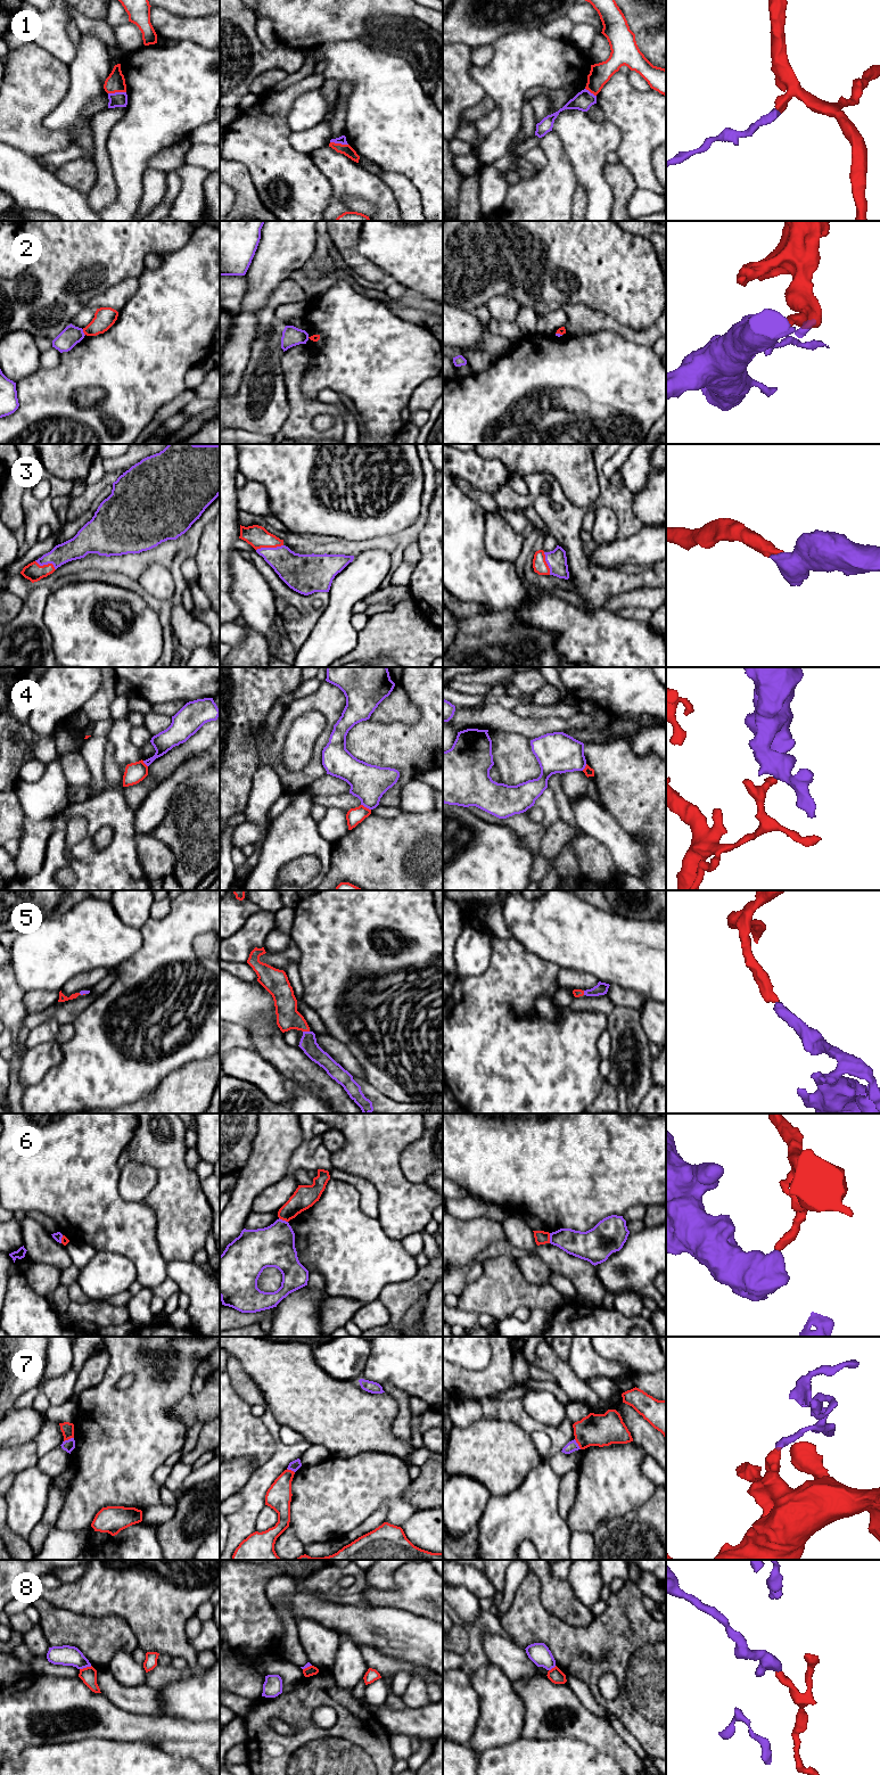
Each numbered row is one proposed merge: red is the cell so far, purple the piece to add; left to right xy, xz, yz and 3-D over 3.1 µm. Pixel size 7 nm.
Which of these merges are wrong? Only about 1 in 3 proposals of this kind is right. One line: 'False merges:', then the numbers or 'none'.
False merges: 1, 2, 4, 6, 7, 8

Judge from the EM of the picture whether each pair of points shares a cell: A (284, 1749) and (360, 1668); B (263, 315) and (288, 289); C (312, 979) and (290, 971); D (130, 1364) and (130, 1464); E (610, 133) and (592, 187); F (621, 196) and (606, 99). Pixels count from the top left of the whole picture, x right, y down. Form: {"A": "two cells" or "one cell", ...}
{"A": "two cells", "B": "one cell", "C": "two cells", "D": "one cell", "E": "one cell", "F": "two cells"}

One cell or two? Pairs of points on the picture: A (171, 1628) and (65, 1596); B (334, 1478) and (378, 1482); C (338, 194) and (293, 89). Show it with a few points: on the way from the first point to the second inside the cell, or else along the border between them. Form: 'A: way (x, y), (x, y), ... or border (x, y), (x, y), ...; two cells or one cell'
A: way (145, 1602), (139, 1596), (91, 1596); one cell
B: way (345, 1482), (367, 1482); one cell
C: border (309, 156), (326, 178); two cells

